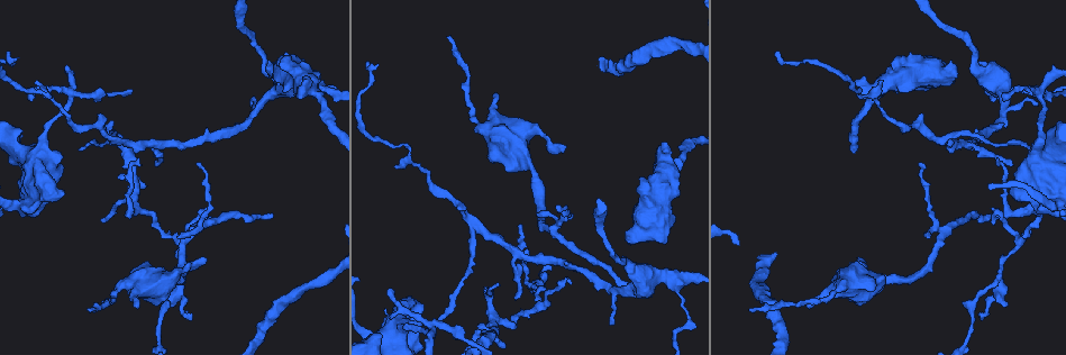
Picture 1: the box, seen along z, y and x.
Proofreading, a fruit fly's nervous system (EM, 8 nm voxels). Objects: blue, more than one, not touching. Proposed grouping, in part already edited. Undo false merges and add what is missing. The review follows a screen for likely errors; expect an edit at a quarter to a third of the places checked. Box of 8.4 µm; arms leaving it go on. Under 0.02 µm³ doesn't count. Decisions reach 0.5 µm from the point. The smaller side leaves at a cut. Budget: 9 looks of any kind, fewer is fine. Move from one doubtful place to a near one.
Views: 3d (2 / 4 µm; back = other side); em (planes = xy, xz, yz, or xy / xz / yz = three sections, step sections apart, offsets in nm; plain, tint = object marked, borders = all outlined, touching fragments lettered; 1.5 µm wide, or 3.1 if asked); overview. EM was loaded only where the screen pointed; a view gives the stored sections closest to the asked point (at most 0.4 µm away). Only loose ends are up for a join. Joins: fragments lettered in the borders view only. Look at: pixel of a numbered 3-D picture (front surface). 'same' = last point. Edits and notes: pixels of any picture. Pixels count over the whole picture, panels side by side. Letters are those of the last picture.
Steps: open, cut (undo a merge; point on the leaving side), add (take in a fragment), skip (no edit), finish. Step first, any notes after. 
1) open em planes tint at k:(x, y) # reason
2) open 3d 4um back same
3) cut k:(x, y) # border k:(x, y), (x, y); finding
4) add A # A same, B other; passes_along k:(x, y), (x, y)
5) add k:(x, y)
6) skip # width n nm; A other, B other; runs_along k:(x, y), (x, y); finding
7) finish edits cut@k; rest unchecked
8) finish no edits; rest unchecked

open 3d 4um at 1:(272, 214) # an open end

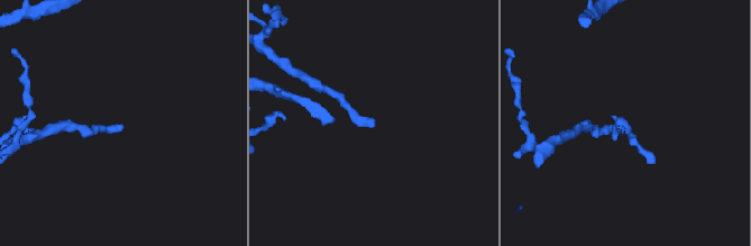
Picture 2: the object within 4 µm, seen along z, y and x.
open em planes borders at 2:(375, 126)

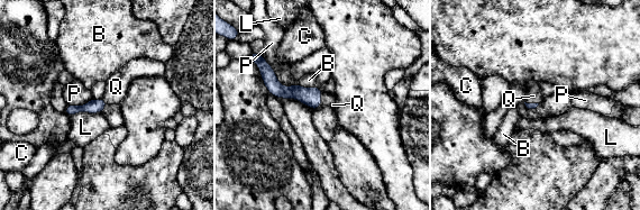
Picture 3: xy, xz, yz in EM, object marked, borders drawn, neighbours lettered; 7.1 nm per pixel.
add Q # B other, C other, L other, P other, Q same; passes_along 3:(311, 97), (320, 98), (327, 99); it goes on there

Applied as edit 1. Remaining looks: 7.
open overview # redraw

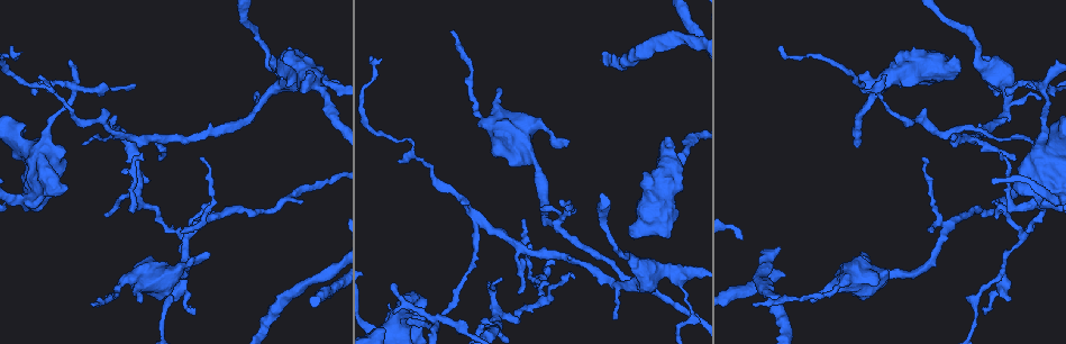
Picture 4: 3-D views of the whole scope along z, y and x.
open em planes borders at 4:(76, 88) # three arms meet

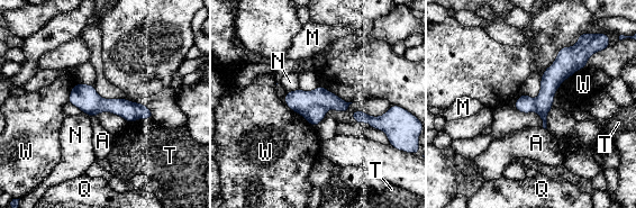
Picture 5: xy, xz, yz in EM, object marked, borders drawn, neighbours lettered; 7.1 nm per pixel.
cut 5:(299, 101) # A other, M other, N other, Q other, T other, W other; part_leaving 5:(71, 99), (150, 115); two cells meet here

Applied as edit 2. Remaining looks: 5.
open 3d 4um at 4:(668, 137)

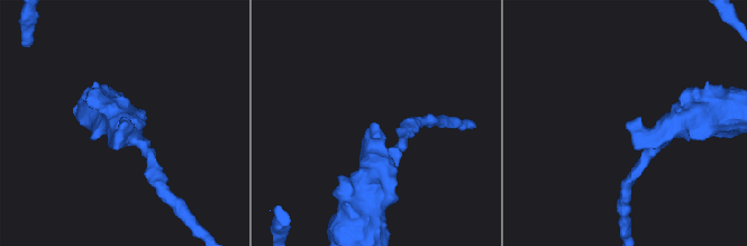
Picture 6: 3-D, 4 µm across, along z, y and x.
open em planes borders at 6:(123, 122)

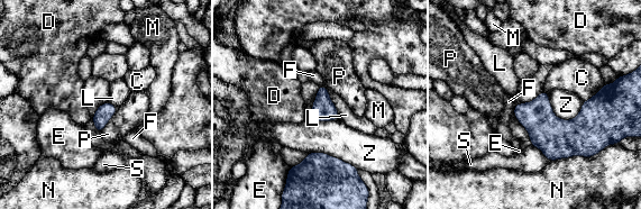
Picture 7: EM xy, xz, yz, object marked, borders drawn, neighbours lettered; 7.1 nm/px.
skip # C other, D other, E other, F other, L other, M other, N other, P other, S other, Z other; border 7:(328, 90), (339, 119); no lettered fragment goes on from it

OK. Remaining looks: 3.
open em planes borders at 4:(40, 75) # tapers out

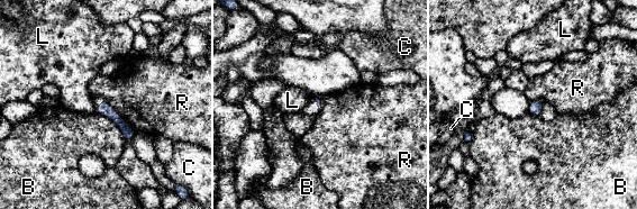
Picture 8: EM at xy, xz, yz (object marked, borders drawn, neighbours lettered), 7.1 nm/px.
skip # longest_contact R 340 nm; B other, C other, L other, R other; no lettered fragment goes on from it

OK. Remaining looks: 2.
finish edits add@3, cut@5; rest unchecked

